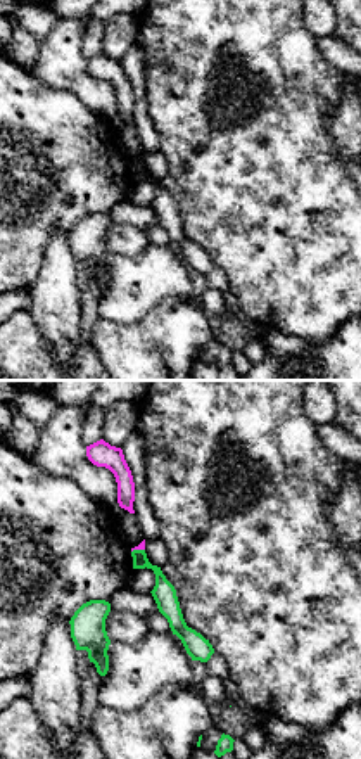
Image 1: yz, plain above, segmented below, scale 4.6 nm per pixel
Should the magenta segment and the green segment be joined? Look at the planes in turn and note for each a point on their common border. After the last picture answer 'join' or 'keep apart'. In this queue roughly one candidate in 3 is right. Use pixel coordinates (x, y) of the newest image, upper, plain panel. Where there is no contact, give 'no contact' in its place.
meets magenta at (137, 161)

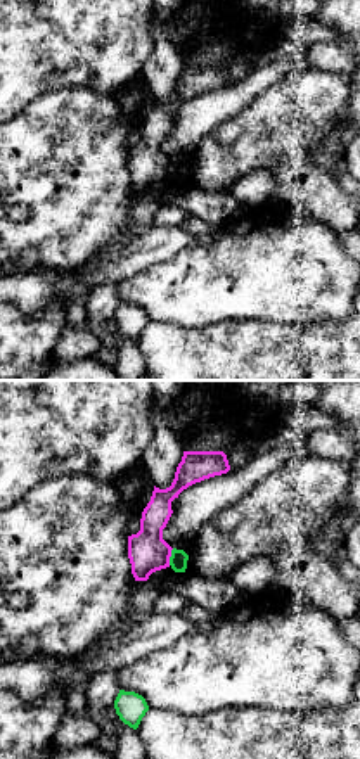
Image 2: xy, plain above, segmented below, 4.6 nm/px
meets magenta at (170, 168)

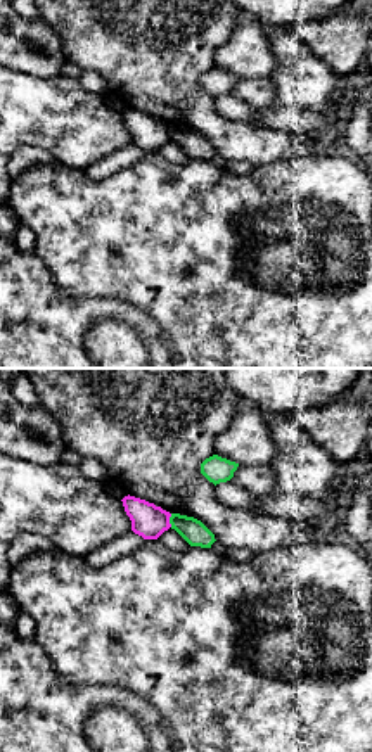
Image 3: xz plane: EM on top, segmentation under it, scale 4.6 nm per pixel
meets magenta at (168, 133)

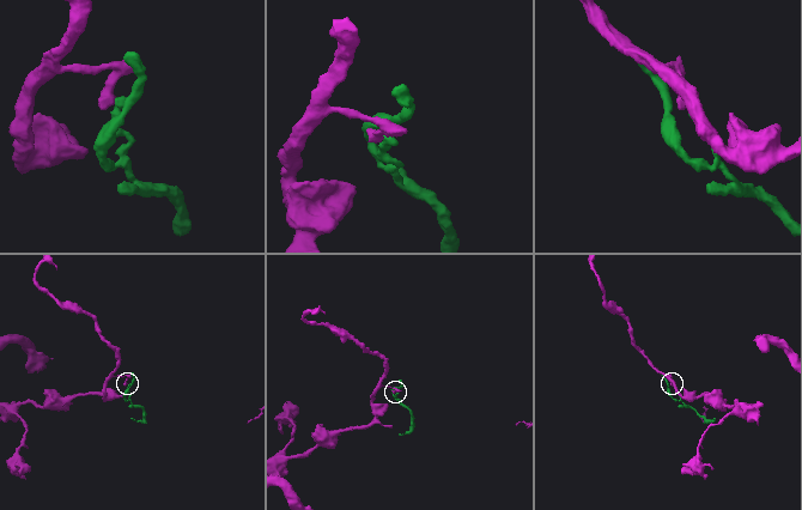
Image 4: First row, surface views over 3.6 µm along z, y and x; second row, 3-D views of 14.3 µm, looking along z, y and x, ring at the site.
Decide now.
keep apart

